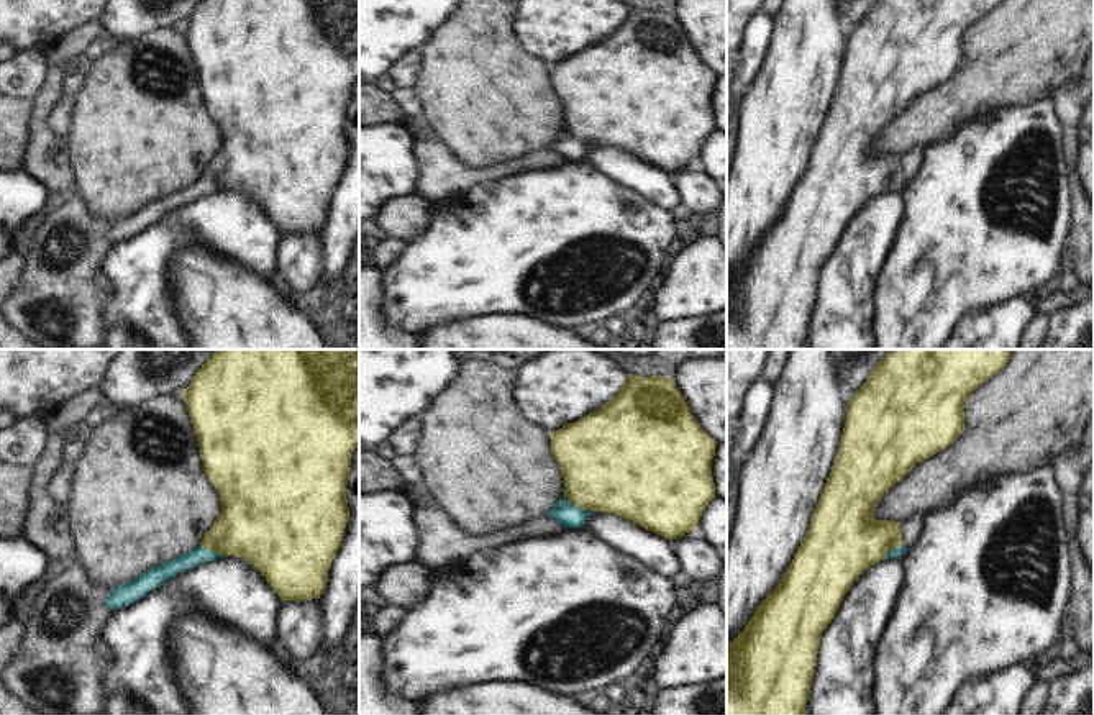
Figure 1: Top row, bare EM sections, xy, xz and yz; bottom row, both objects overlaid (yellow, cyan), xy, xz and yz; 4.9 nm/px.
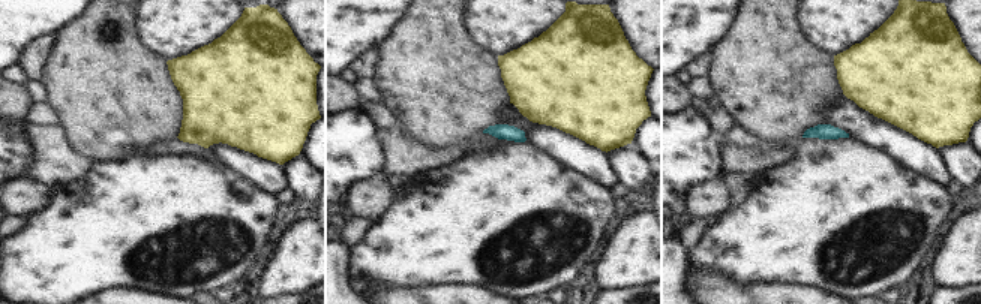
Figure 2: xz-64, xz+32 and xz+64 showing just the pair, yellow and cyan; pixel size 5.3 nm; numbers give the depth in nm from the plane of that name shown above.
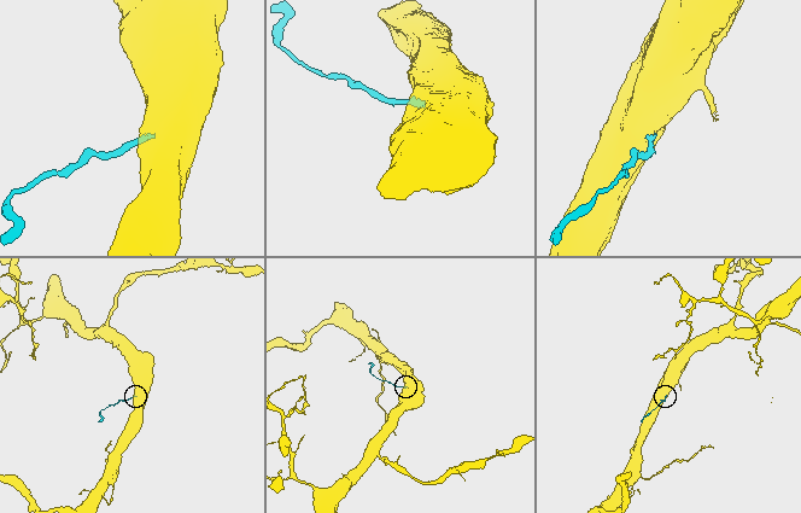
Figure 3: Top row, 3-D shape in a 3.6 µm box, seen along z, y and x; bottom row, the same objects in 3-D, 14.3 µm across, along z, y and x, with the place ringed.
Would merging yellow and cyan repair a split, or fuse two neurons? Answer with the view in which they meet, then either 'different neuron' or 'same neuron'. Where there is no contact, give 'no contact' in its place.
contact in xz; same neuron

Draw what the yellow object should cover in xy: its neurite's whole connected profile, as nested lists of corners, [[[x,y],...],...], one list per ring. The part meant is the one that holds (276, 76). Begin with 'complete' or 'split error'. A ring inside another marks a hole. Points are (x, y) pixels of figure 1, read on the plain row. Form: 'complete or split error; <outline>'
split error; [[[200,0],[190,18],[184,23],[182,31],[187,38],[187,44],[200,77],[203,105],[220,126],[221,144],[198,179],[179,190],[162,195],[161,198],[151,200],[120,220],[115,220],[105,231],[107,241],[116,243],[126,239],[189,200],[221,189],[243,190],[253,197],[266,210],[267,216],[279,226],[282,235],[307,235],[320,231],[321,223],[326,220],[328,202],[340,182],[349,153],[349,139],[344,123],[349,113],[351,90],[354,82],[359,79],[359,0]]]

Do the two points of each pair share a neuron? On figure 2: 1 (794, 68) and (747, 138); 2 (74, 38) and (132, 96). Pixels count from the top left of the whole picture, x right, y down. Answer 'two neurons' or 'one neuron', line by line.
1: two neurons
2: one neuron

